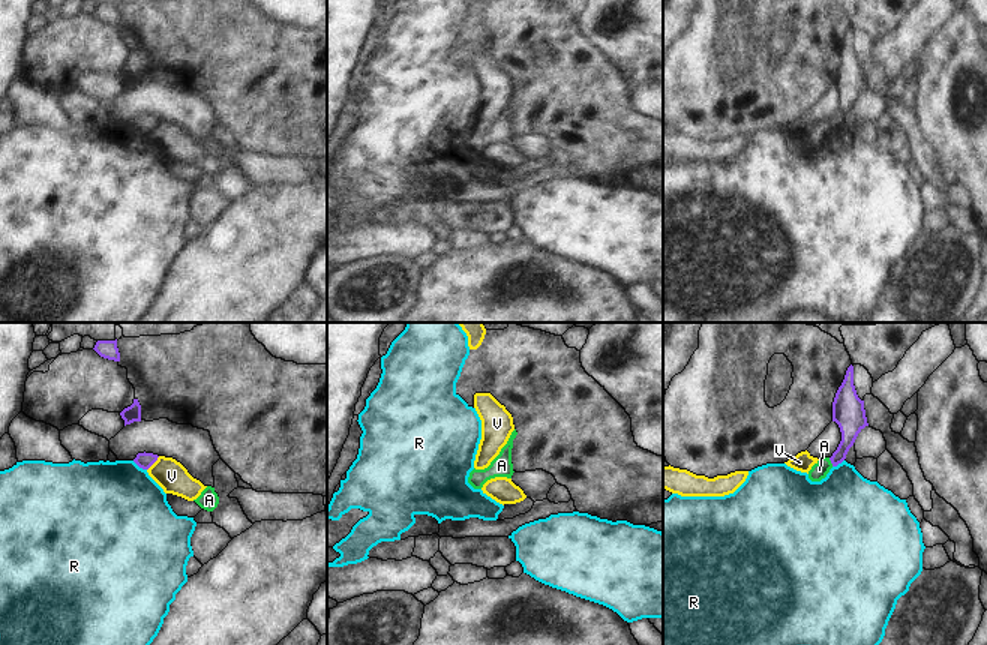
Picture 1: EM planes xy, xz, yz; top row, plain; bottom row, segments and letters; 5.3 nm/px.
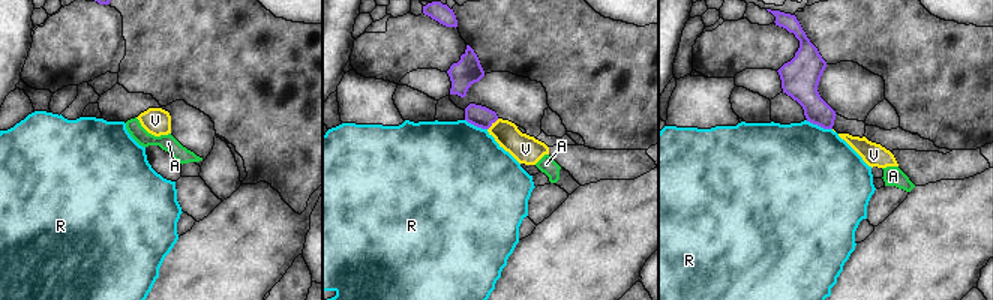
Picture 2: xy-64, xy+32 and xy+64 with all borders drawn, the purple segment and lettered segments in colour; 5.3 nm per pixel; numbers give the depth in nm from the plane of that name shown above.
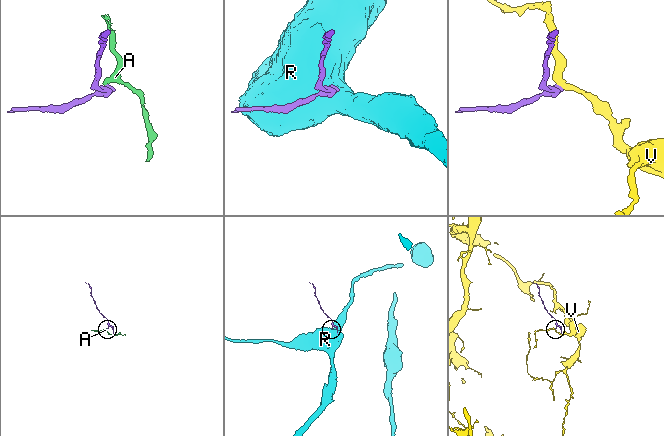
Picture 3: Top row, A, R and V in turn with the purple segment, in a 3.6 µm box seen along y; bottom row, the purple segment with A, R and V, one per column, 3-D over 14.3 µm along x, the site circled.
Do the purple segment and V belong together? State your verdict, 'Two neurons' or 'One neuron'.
Two neurons.

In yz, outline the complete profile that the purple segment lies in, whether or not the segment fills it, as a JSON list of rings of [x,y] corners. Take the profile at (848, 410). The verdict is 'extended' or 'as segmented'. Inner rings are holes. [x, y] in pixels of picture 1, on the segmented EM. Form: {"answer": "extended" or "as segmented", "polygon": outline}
{"answer": "as segmented", "polygon": [[[852,364],[848,368],[844,380],[836,393],[832,402],[832,422],[838,424],[842,432],[842,441],[830,458],[832,466],[837,466],[846,459],[846,454],[854,446],[858,434],[868,426],[864,400],[858,398],[854,386]]]}

